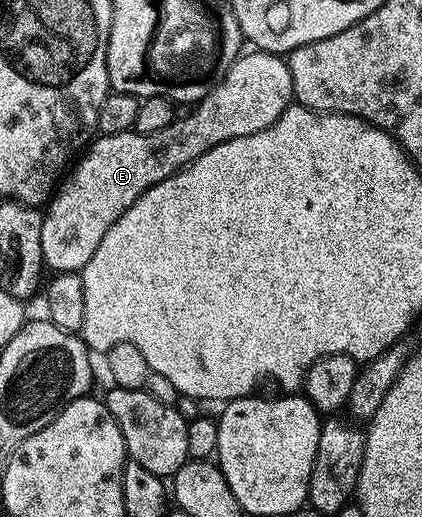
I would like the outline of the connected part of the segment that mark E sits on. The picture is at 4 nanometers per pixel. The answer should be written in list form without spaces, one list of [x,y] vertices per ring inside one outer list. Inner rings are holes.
[[[246,51],[230,64],[228,71],[218,80],[218,84],[212,87],[212,91],[208,91],[208,95],[204,95],[204,99],[187,112],[191,112],[187,117],[179,116],[168,127],[164,127],[164,131],[131,131],[95,136],[69,170],[70,178],[67,181],[65,178],[57,186],[42,213],[40,247],[45,268],[56,273],[78,273],[88,263],[88,259],[96,255],[96,247],[100,239],[104,239],[108,227],[112,227],[112,223],[116,223],[116,219],[120,219],[120,215],[124,215],[124,211],[128,211],[128,207],[132,207],[132,203],[136,203],[136,199],[140,199],[140,195],[144,195],[148,187],[168,179],[179,169],[185,169],[197,157],[228,139],[264,131],[269,125],[276,123],[280,115],[284,115],[284,111],[293,101],[294,88],[289,64],[276,53]]]

